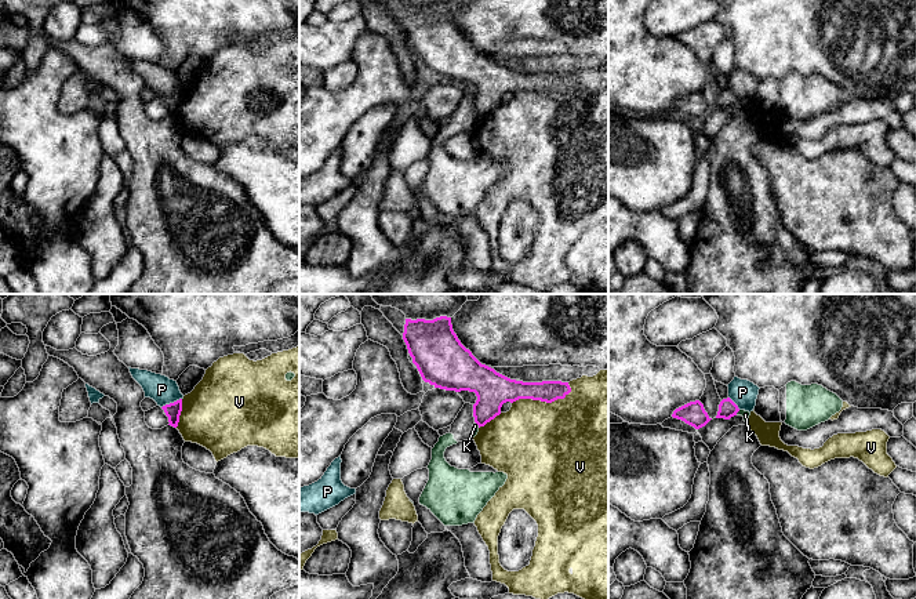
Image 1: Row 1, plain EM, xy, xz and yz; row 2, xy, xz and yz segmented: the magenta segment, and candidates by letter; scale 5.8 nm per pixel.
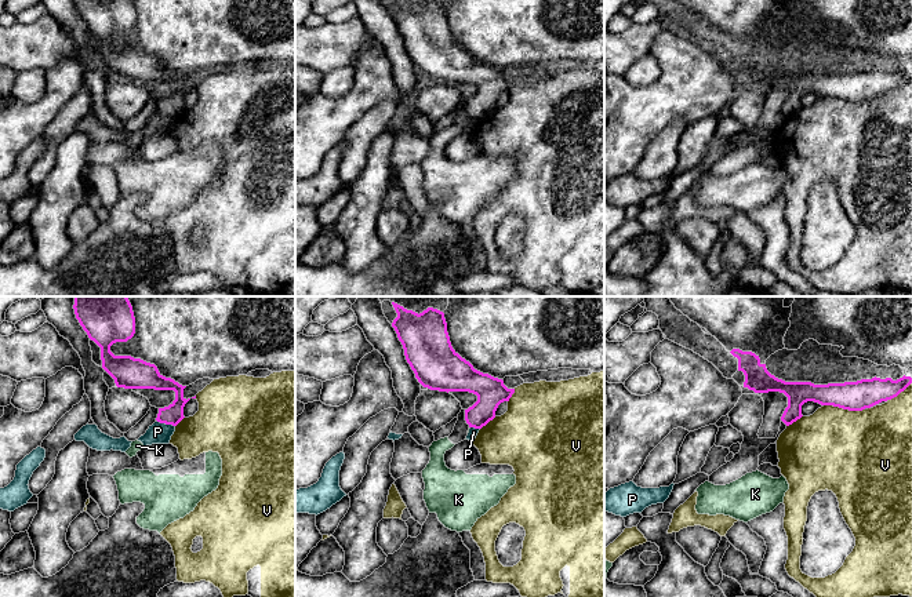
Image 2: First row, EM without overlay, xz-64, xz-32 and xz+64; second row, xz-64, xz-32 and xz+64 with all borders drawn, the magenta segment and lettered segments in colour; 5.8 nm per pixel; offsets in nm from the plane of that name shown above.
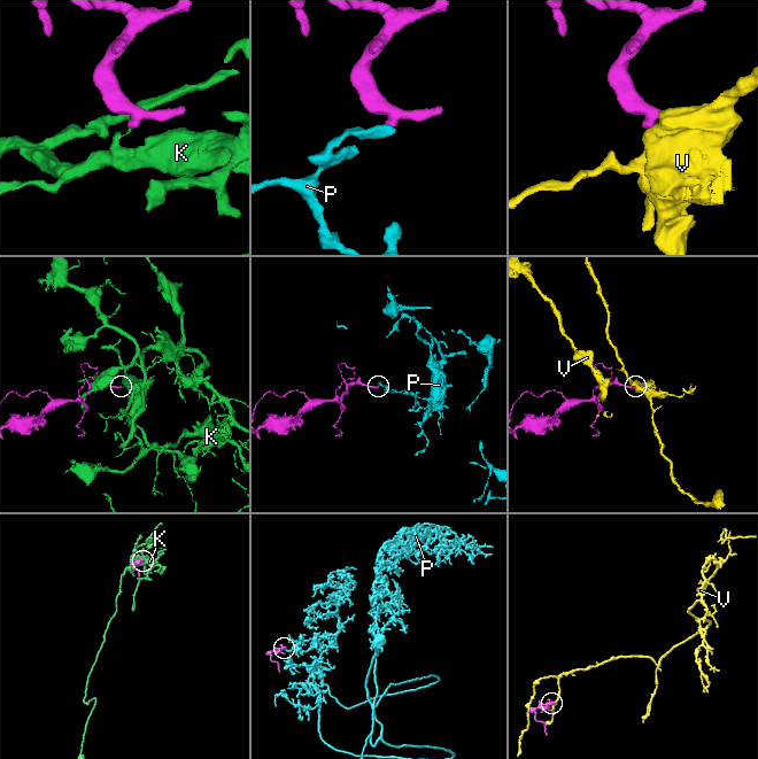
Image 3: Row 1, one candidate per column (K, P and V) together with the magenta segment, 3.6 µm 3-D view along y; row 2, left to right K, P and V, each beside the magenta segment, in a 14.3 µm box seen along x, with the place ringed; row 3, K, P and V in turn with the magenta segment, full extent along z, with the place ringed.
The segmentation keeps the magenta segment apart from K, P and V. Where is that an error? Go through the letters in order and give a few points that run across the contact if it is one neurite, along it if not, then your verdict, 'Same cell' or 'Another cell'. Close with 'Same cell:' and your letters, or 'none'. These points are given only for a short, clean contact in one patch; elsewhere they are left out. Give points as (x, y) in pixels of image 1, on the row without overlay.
K: Line: xz (475, 112), (479, 118). Another cell
P: Line: xy (181, 89), (162, 98). Another cell
V: Another cell
Same cell: none

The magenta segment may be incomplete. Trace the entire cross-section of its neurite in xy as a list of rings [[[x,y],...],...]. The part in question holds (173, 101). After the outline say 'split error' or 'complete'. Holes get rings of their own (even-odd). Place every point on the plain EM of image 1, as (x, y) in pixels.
[[[182,90],[174,92],[174,94],[170,94],[170,95],[166,95],[161,98],[166,104],[166,106],[168,108],[168,116],[177,119],[178,117],[178,113],[179,113],[179,106],[181,106],[181,102],[182,102]]]; complete

